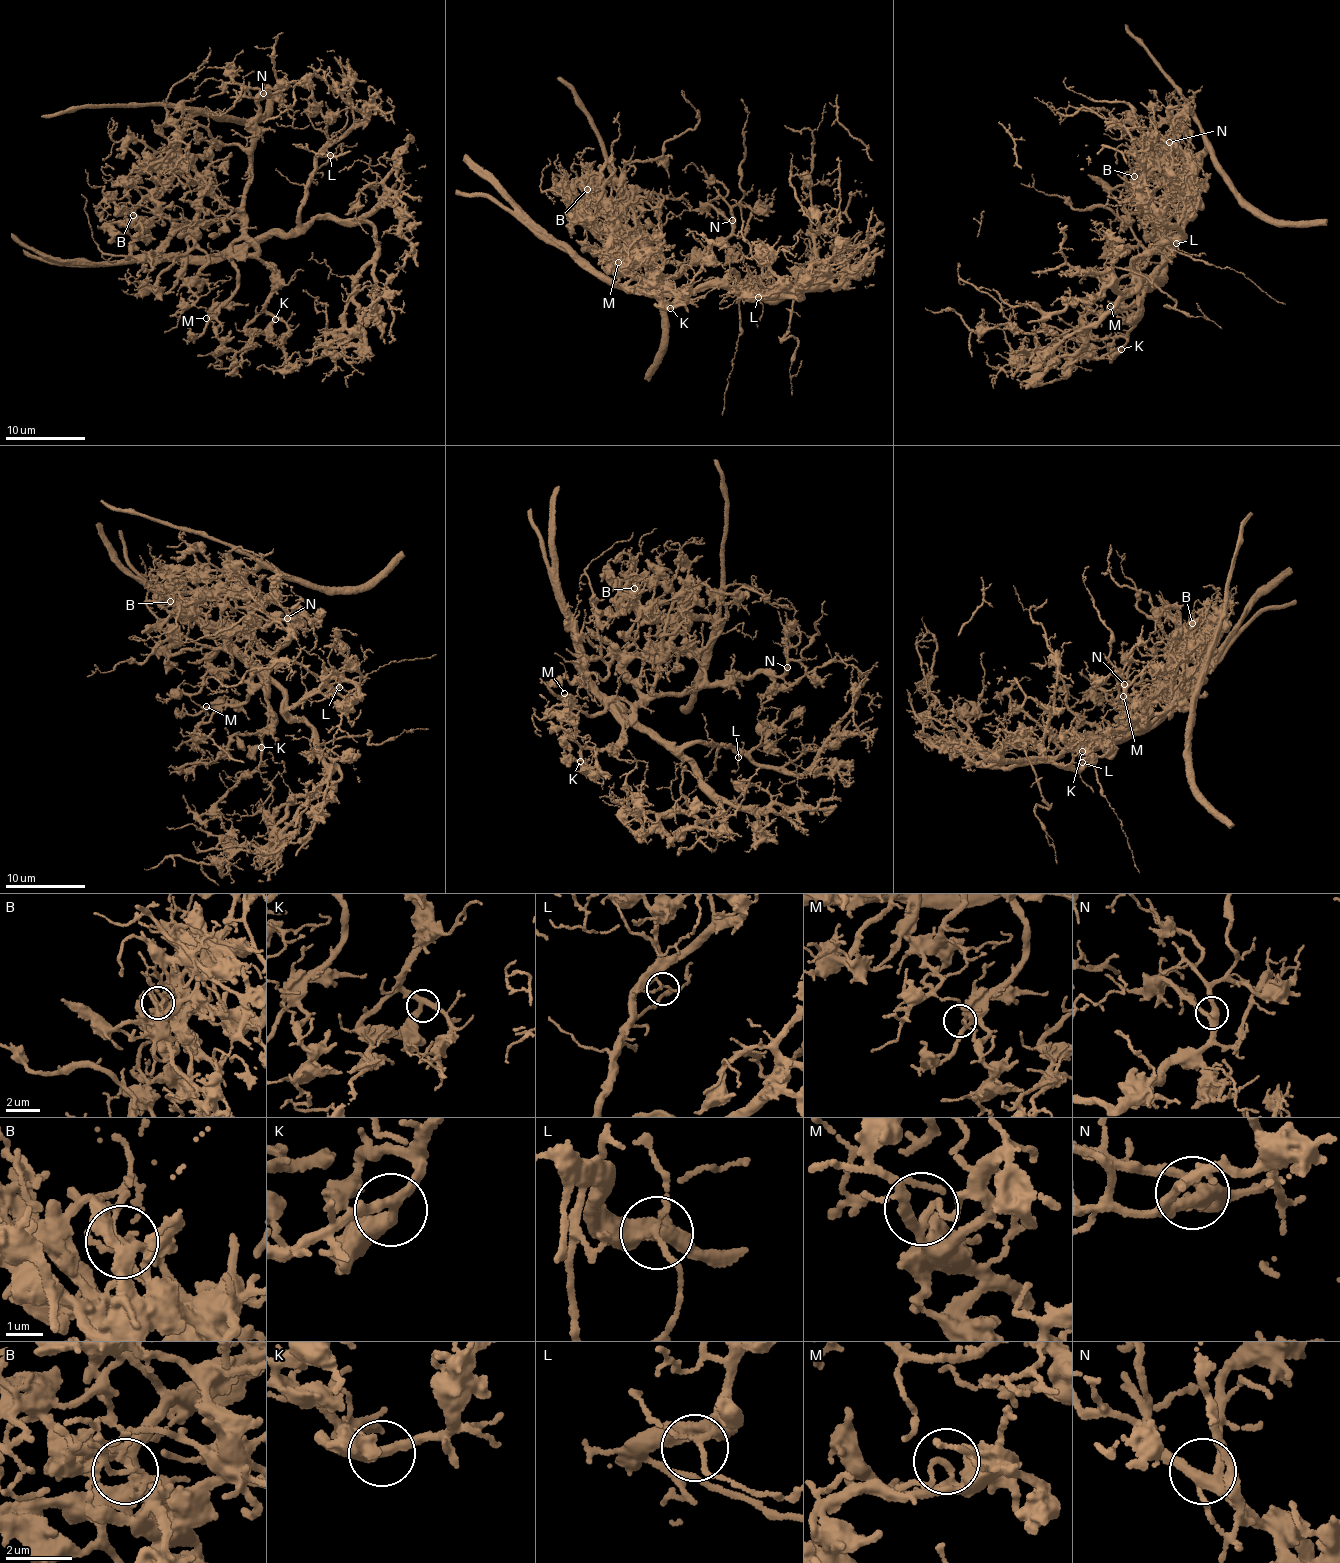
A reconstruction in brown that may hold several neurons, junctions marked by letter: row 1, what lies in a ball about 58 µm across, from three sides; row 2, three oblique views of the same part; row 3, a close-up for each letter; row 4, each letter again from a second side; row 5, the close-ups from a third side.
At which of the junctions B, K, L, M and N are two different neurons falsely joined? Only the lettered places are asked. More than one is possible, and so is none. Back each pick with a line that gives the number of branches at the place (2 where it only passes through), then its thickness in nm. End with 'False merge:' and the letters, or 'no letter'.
B: Branches: 6. Thickness 130 nm
False merge: B

